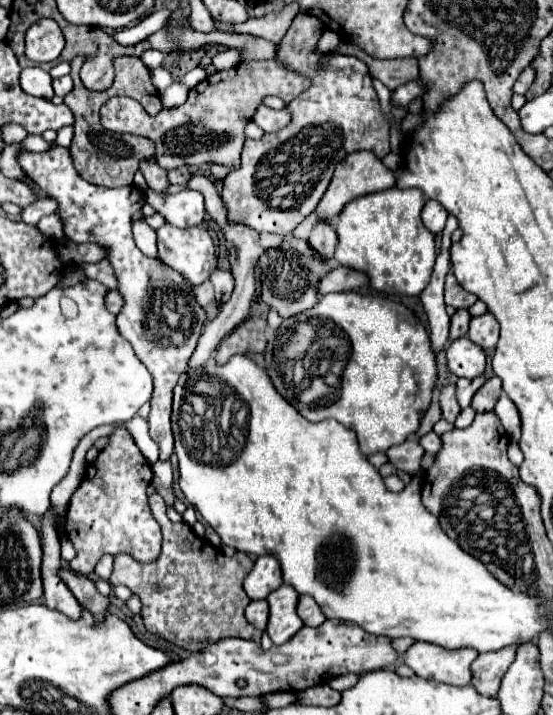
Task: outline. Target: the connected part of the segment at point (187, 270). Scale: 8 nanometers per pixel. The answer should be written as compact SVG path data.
M170 223L158 231L158 257L180 271L192 285L204 283L216 269L214 243L206 227L178 229Z

